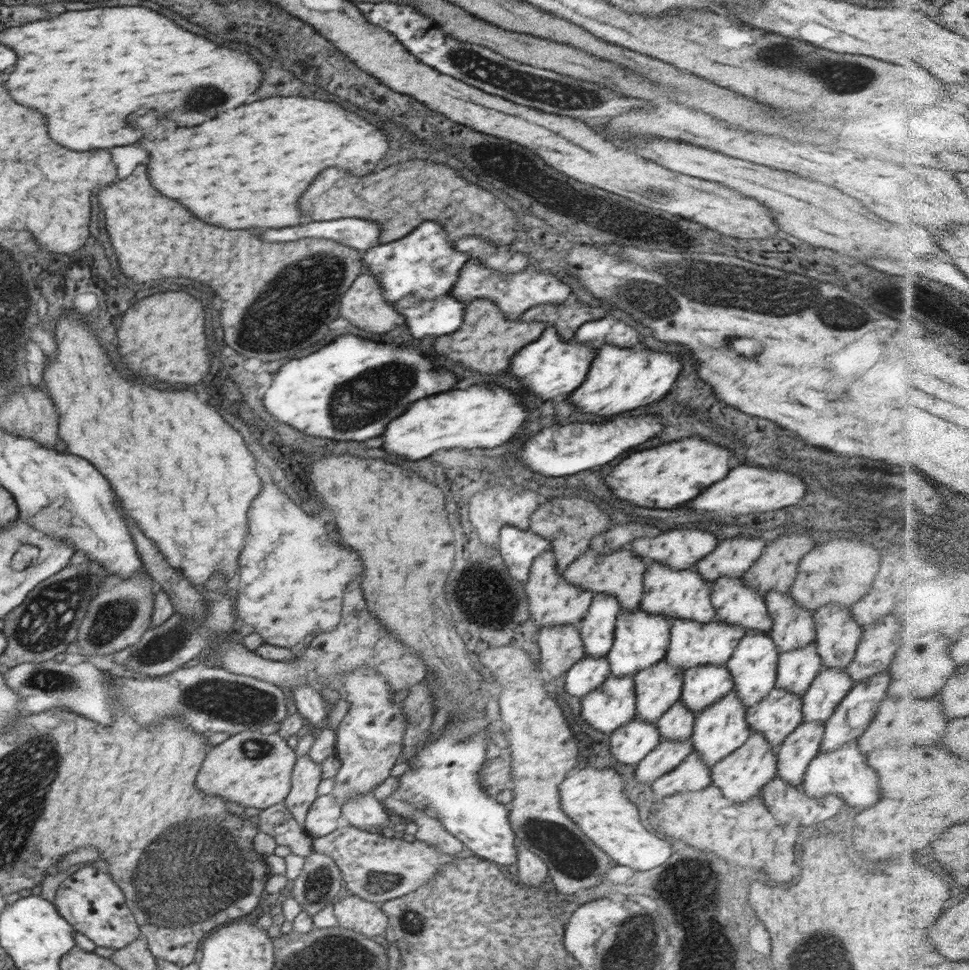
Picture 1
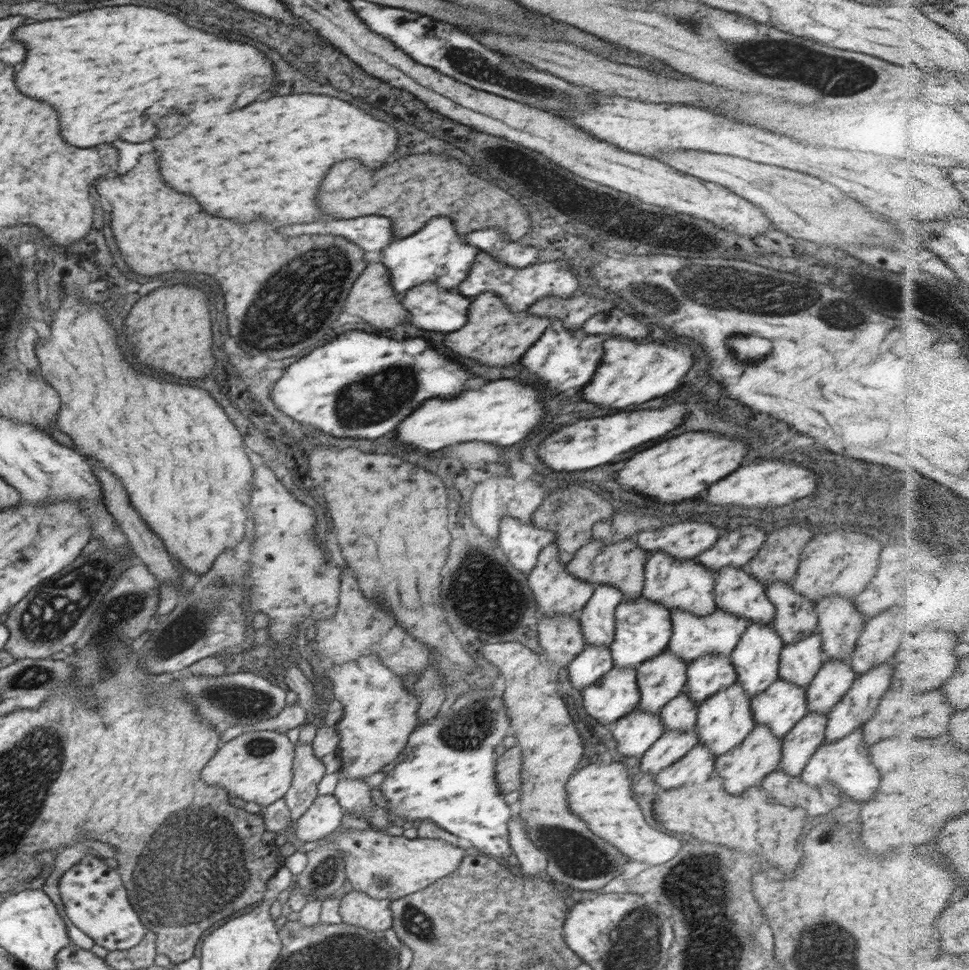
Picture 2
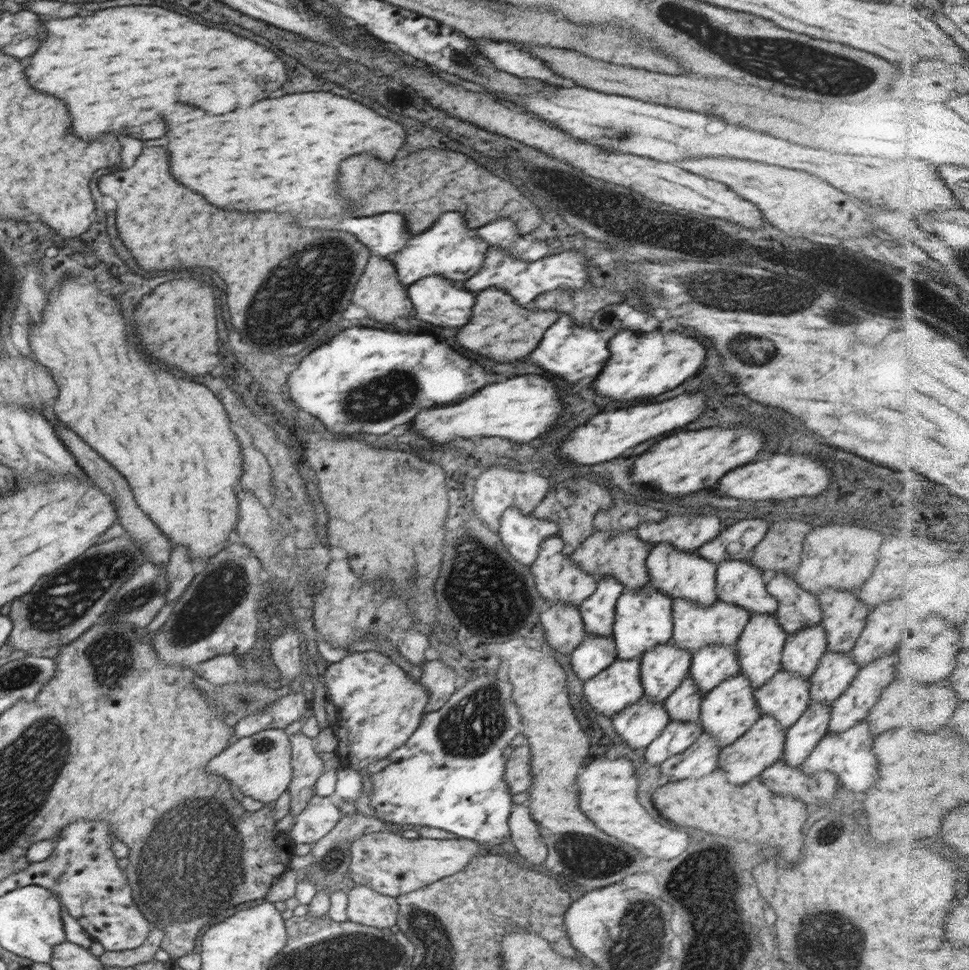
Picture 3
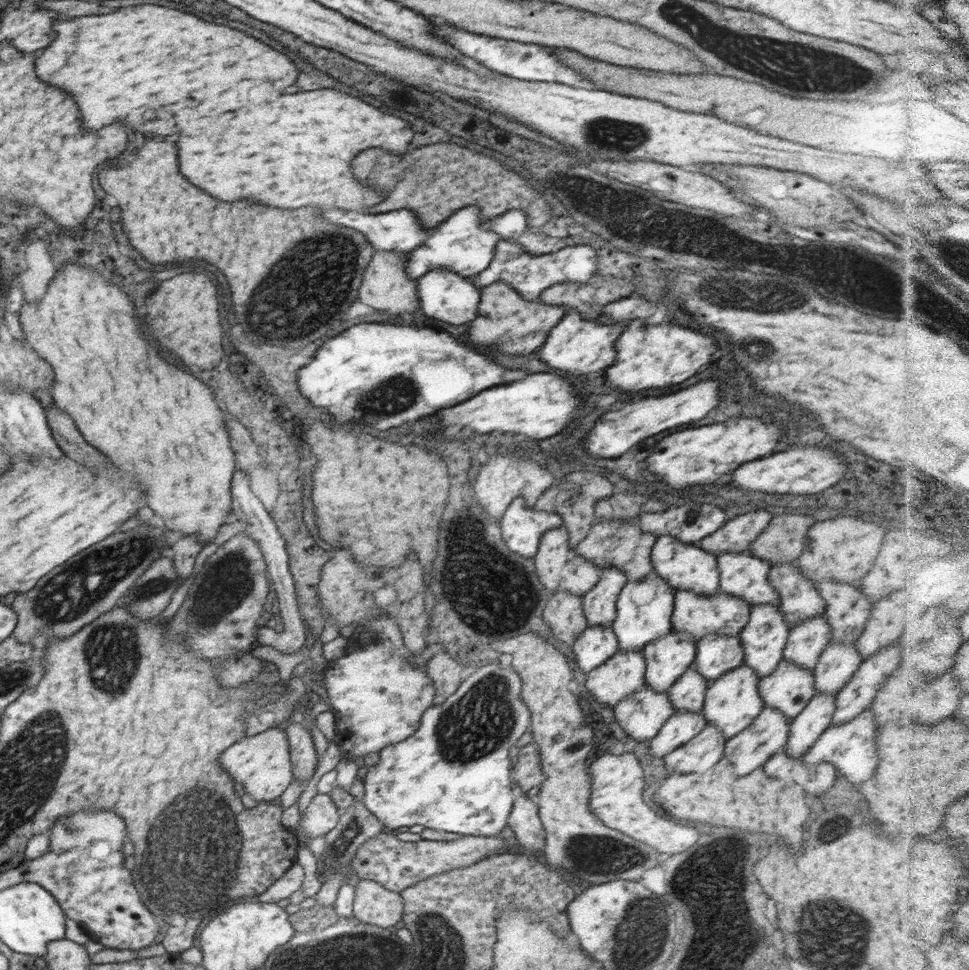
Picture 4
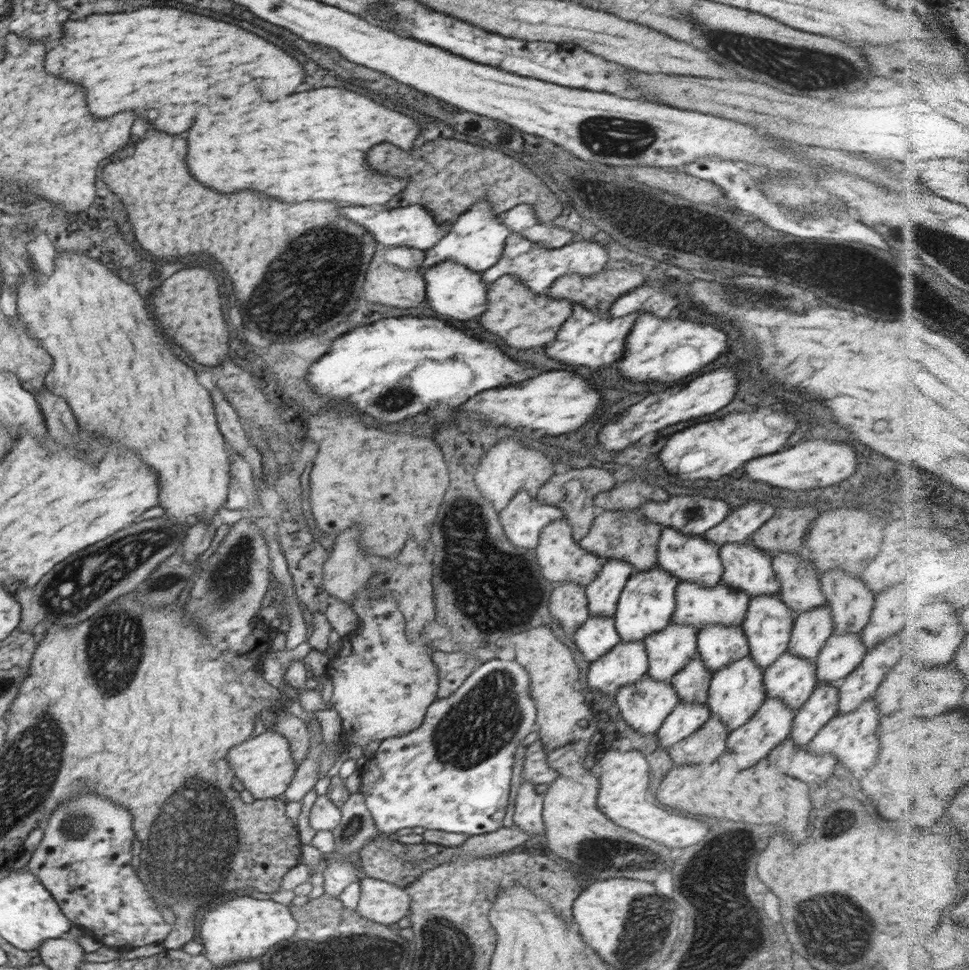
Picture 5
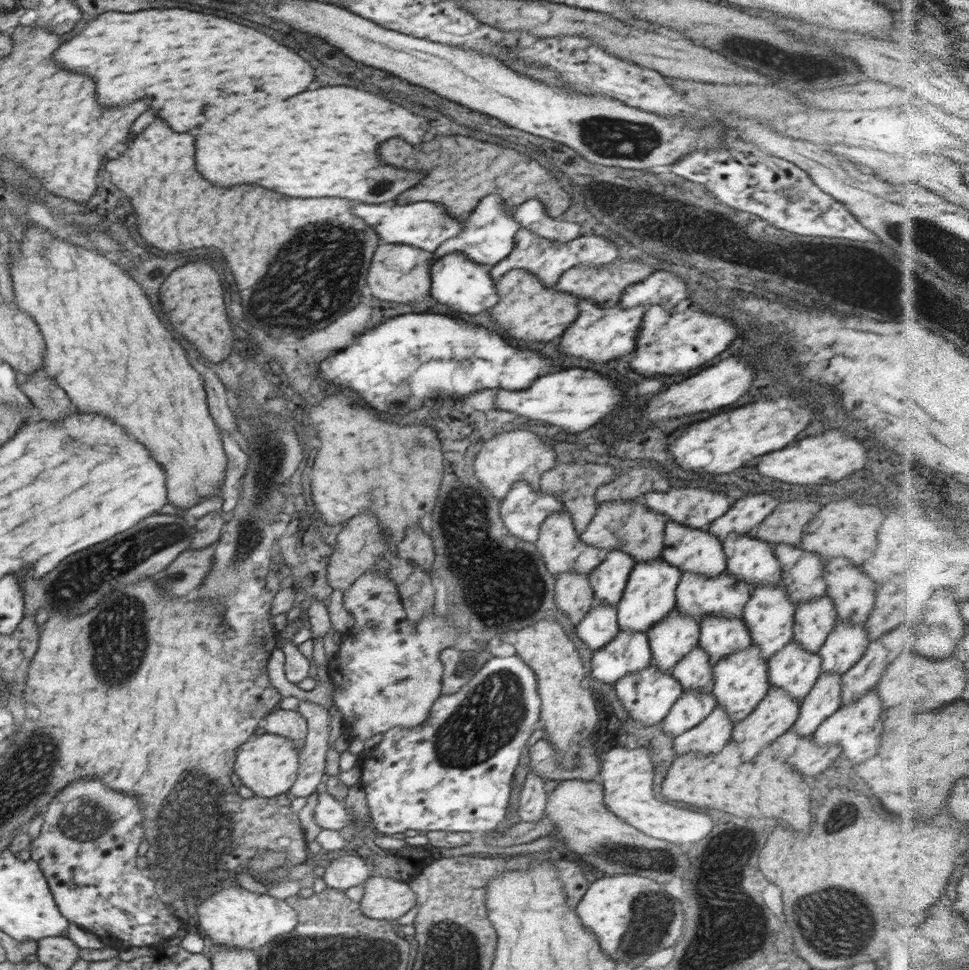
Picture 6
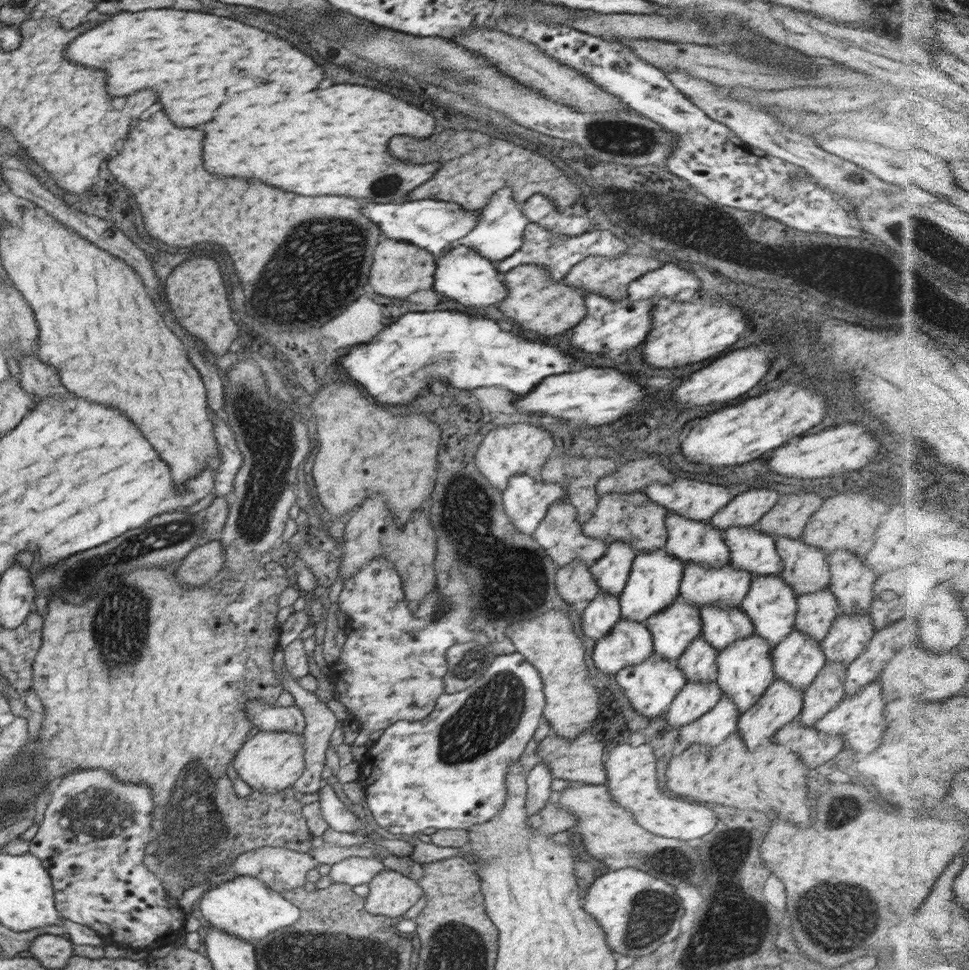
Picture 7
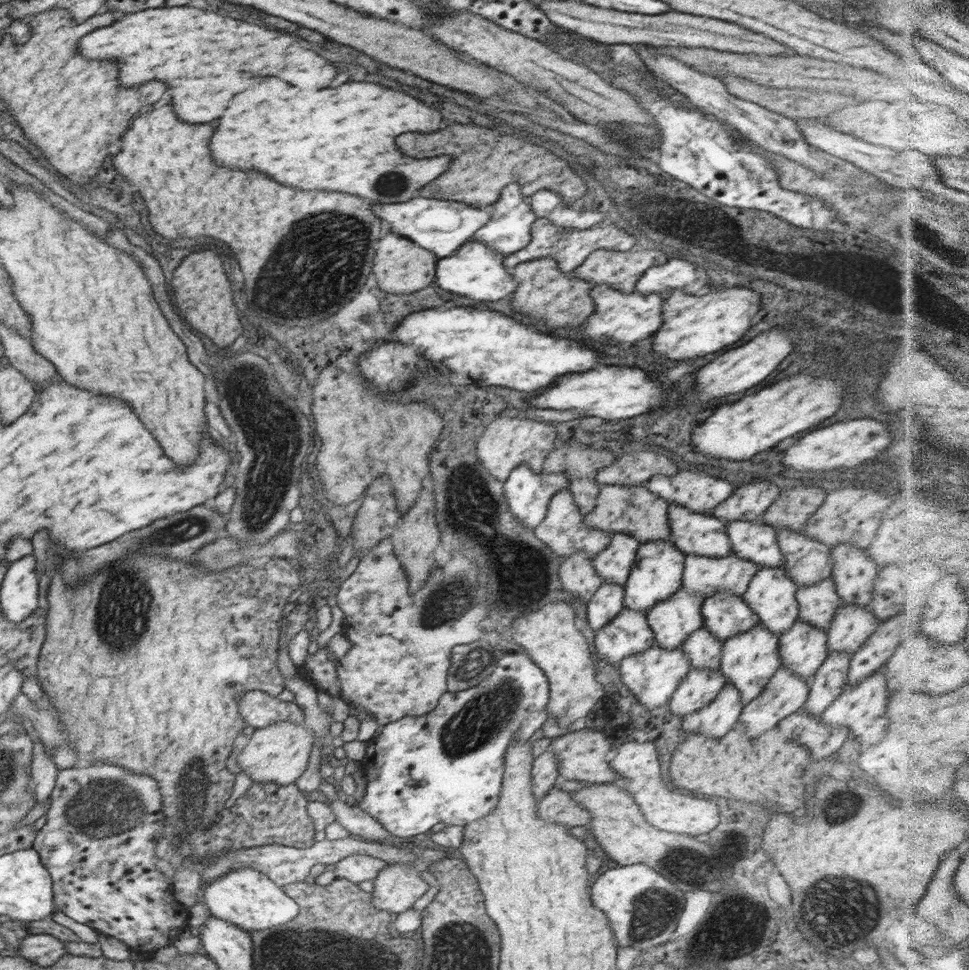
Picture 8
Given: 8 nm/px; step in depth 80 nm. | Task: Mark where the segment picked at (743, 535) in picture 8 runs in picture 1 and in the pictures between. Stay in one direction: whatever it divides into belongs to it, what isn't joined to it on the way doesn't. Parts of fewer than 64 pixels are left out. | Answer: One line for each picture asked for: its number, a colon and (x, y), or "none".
1: (734, 603)
2: (736, 591)
3: (738, 582)
4: (742, 575)
5: (747, 568)
6: (748, 559)
7: (751, 550)

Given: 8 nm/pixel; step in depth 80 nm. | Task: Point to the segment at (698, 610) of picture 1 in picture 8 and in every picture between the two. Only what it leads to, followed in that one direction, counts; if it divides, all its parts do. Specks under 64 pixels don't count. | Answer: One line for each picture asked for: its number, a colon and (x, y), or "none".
2: (687, 585)
3: (679, 575)
4: (685, 567)
5: (689, 557)
6: (689, 549)
7: (688, 540)
8: (700, 533)

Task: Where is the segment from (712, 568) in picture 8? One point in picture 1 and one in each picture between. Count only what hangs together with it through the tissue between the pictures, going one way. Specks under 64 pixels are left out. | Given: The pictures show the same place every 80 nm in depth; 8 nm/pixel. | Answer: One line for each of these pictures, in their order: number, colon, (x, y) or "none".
1: (692, 644)
2: (693, 636)
3: (694, 627)
4: (697, 615)
5: (696, 605)
6: (697, 596)
7: (727, 585)

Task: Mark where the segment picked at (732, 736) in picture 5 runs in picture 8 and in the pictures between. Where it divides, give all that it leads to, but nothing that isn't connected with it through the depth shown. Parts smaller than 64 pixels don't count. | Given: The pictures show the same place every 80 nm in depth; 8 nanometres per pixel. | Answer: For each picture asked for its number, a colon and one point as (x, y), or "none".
6: (777, 712)
7: (781, 703)
8: (785, 693)

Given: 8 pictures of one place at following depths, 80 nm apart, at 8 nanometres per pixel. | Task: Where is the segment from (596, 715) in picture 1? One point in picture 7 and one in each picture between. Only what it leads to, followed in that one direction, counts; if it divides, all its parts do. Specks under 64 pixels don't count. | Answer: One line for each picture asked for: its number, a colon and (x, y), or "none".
2: (614, 695)
3: (617, 687)
4: (621, 675)
5: (625, 664)
6: (629, 652)
7: (629, 643)

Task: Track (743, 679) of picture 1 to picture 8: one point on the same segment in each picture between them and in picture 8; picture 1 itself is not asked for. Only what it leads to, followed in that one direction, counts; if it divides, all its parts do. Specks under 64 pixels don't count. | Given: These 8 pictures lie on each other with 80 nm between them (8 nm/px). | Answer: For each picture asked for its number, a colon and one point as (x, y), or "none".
2: (756, 657)
3: (760, 646)
4: (764, 637)
5: (768, 624)
6: (769, 614)
7: (771, 604)
8: (771, 594)

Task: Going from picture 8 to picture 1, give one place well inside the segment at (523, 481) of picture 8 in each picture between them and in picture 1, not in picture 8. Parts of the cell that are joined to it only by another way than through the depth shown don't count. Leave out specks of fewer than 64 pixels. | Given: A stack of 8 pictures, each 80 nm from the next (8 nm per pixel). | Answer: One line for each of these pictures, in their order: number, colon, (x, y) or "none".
1: (518, 548)
2: (522, 542)
3: (522, 535)
4: (522, 528)
5: (523, 518)
6: (523, 510)
7: (525, 501)

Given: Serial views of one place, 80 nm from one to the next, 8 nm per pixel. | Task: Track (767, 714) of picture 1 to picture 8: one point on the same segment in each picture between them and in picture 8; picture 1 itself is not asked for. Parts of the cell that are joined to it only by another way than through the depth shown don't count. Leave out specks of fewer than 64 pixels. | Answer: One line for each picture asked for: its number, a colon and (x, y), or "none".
2: (783, 705)
3: (785, 697)
4: (789, 688)
5: (792, 679)
6: (796, 671)
7: (798, 659)
8: (803, 648)

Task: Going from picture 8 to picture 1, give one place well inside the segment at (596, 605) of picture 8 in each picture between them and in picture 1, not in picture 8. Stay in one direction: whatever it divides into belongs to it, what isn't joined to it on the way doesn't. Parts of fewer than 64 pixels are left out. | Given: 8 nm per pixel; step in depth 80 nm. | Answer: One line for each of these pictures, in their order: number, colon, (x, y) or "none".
1: (589, 673)
2: (592, 663)
3: (596, 653)
4: (595, 645)
5: (597, 636)
6: (600, 626)
7: (604, 611)

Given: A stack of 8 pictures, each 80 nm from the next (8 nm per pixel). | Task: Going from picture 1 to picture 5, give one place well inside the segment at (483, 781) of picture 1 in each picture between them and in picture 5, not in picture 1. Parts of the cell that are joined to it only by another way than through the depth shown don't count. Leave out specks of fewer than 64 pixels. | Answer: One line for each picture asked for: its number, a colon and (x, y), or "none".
2: (507, 766)
3: (517, 766)
4: (527, 773)
5: (535, 769)

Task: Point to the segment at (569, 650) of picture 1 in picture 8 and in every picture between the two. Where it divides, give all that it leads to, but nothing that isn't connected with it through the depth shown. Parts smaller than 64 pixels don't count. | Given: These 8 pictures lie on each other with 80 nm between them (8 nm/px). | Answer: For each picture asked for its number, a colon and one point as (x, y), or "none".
2: (561, 639)
3: (564, 628)
4: (564, 613)
5: (568, 605)
6: (574, 597)
7: (575, 584)
8: (577, 573)

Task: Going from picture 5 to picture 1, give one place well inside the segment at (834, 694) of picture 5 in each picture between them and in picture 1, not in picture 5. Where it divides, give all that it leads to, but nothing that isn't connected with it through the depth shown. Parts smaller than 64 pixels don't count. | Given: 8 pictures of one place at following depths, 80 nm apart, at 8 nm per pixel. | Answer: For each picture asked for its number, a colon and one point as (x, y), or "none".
1: (794, 755)
2: (797, 746)
3: (801, 738)
4: (804, 730)

